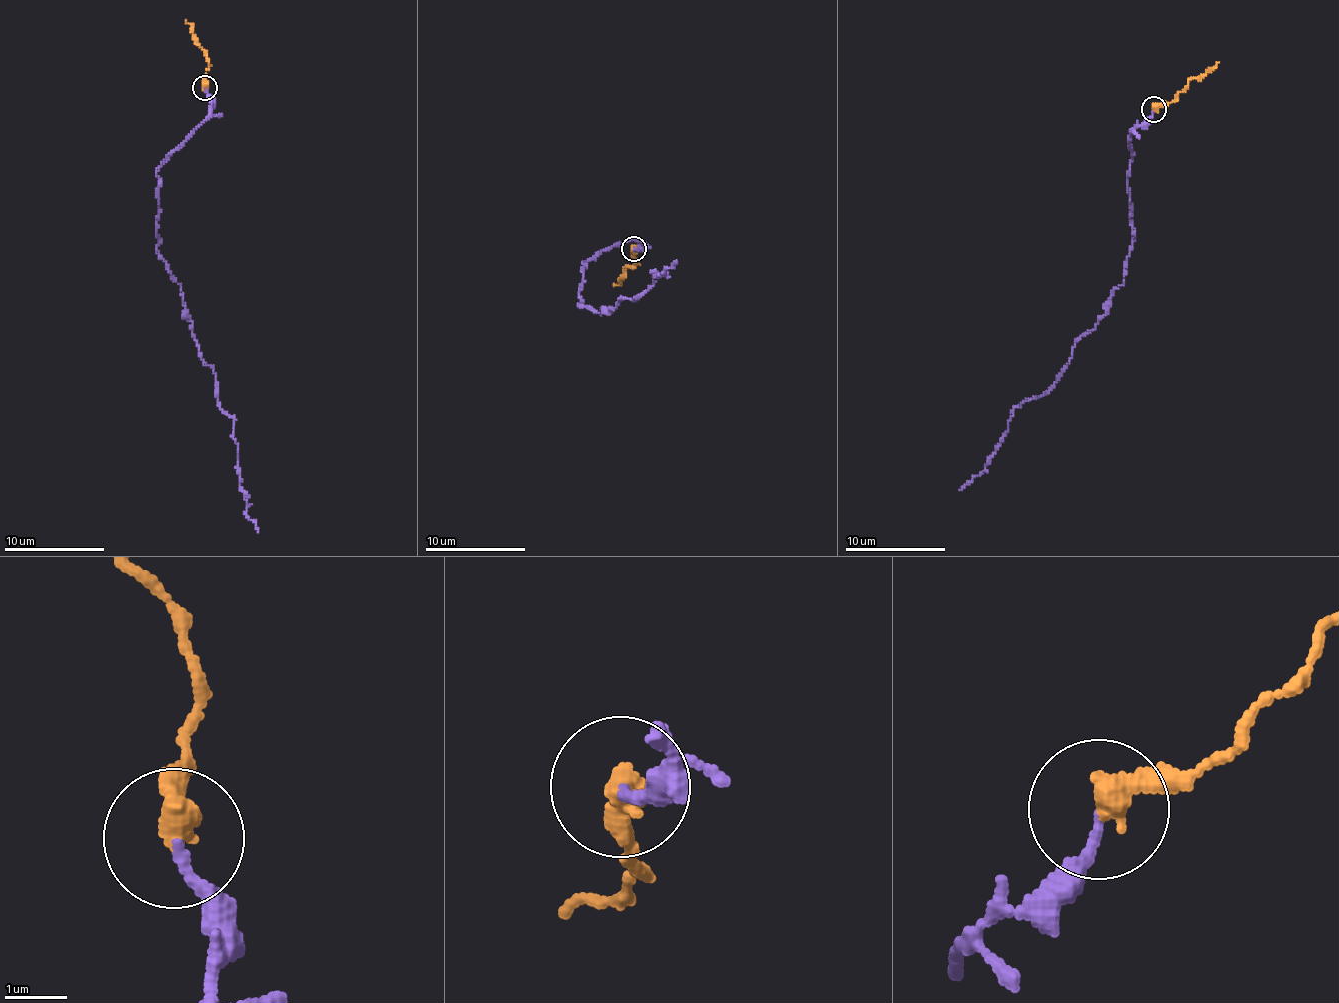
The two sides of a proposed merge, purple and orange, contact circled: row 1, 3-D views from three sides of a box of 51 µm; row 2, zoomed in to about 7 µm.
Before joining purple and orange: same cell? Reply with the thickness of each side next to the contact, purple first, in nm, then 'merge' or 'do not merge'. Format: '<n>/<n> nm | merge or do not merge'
150/440 nm | merge

